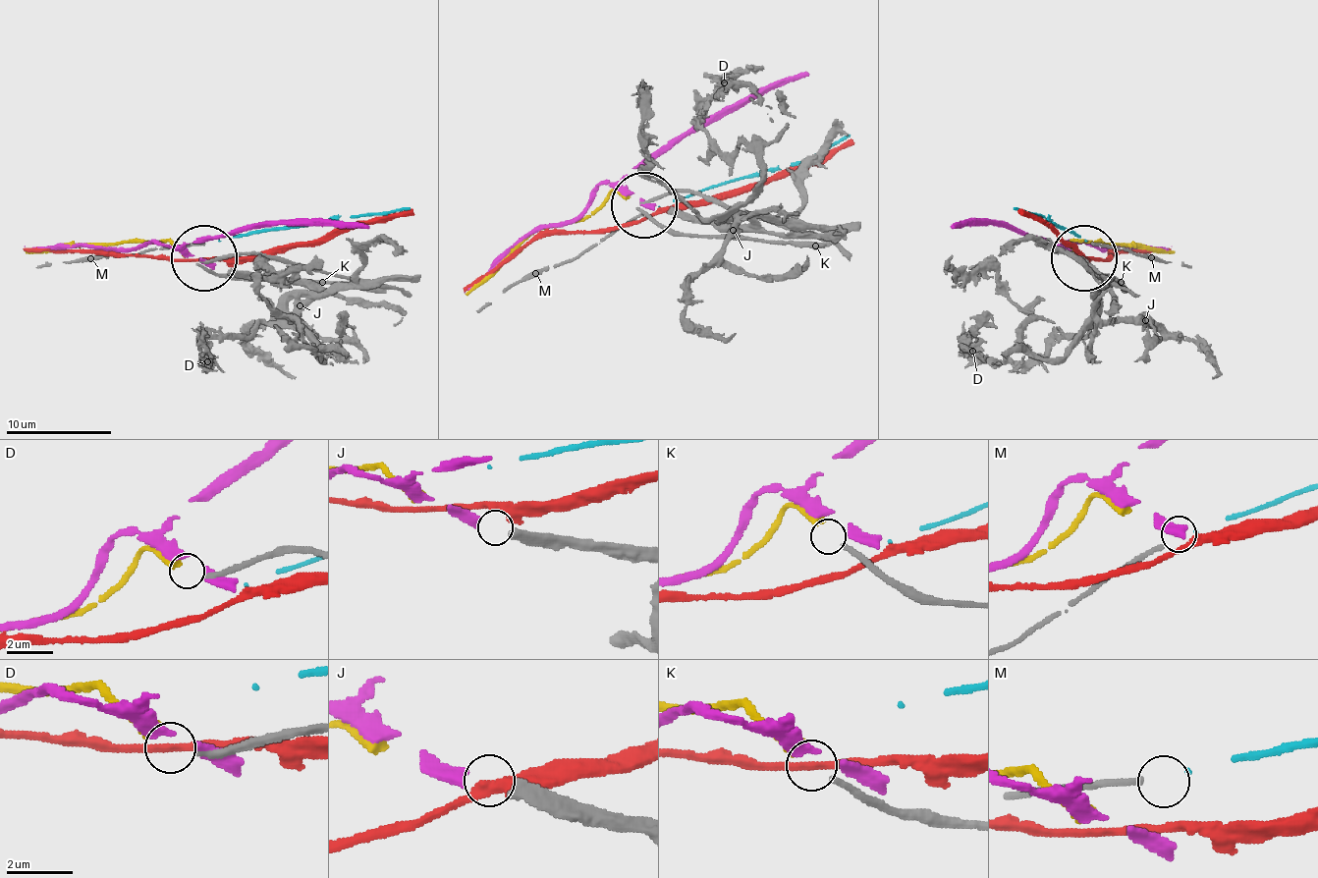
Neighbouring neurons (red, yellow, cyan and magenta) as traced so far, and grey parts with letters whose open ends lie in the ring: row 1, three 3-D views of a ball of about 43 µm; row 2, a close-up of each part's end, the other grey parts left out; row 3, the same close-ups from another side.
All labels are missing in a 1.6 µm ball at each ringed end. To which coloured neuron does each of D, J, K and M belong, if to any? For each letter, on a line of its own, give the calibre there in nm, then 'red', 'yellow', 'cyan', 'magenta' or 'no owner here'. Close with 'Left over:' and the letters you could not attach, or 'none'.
D: 190 nm thick; no owner here
J: 380 nm thick; magenta
K: 190 nm thick; yellow
M: 180 nm thick; cyan
Left over: D

